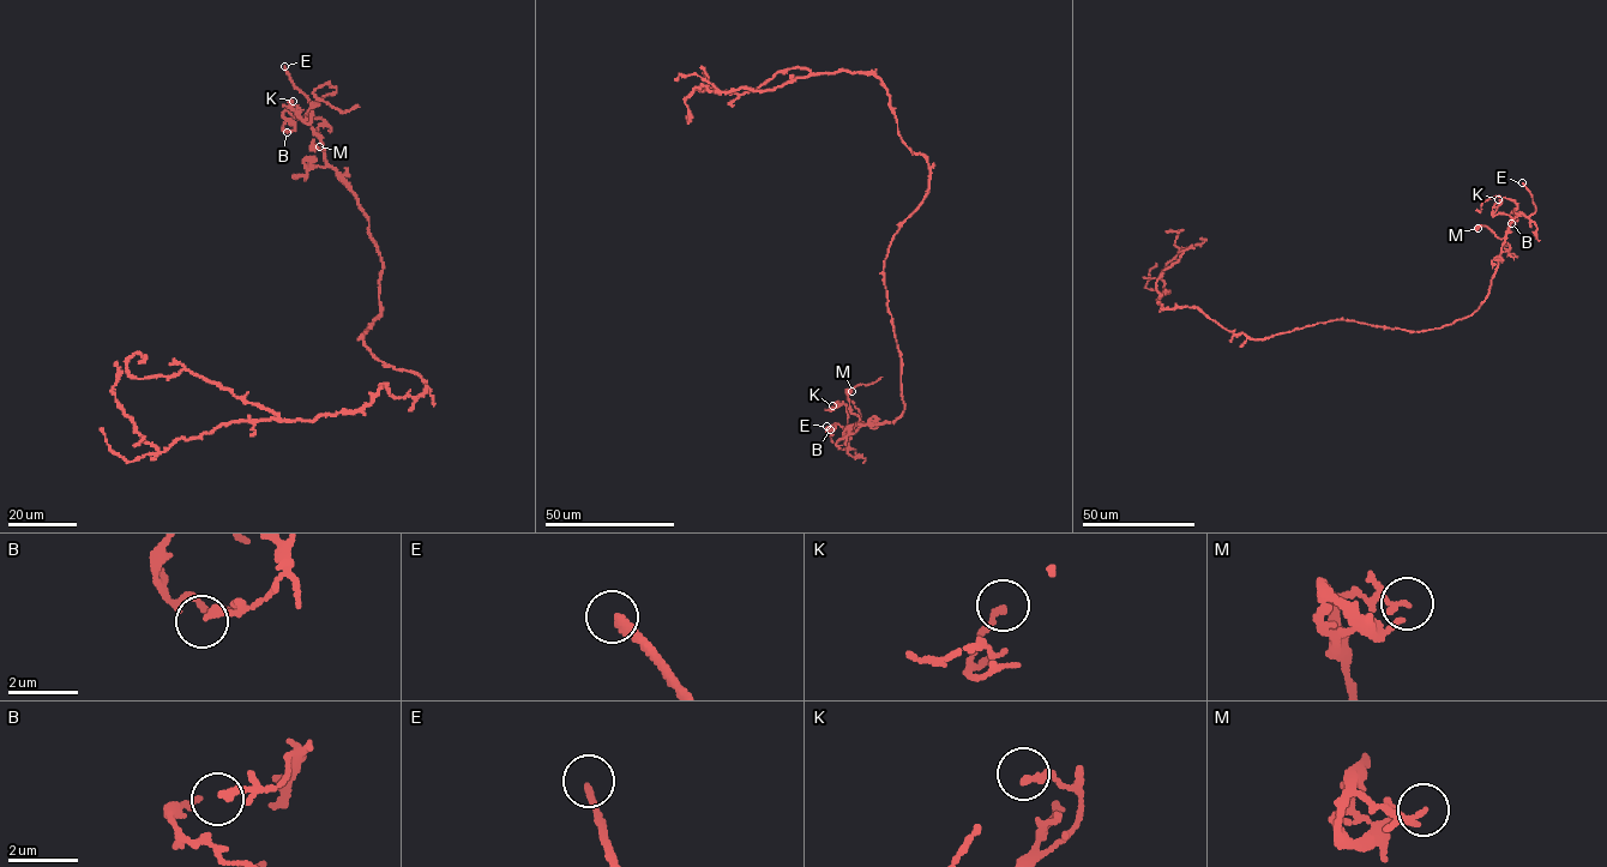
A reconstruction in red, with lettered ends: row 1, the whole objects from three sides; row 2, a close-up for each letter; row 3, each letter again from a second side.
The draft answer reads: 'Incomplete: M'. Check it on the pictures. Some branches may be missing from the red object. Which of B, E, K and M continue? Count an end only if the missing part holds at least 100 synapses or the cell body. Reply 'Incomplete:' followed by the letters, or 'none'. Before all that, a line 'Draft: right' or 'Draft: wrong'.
Draft: wrong
Incomplete: E

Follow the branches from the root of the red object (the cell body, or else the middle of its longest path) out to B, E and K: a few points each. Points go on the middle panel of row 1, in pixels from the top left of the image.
B: (901, 224), (884, 262), (884, 283), (901, 357), (903, 413), (894, 422), (835, 423), (830, 429)
E: (901, 224), (884, 262), (884, 283), (901, 357), (903, 413), (894, 422), (844, 428), (844, 449), (826, 426)
K: (901, 224), (884, 283), (903, 413), (894, 422), (847, 427), (847, 405), (832, 405)

